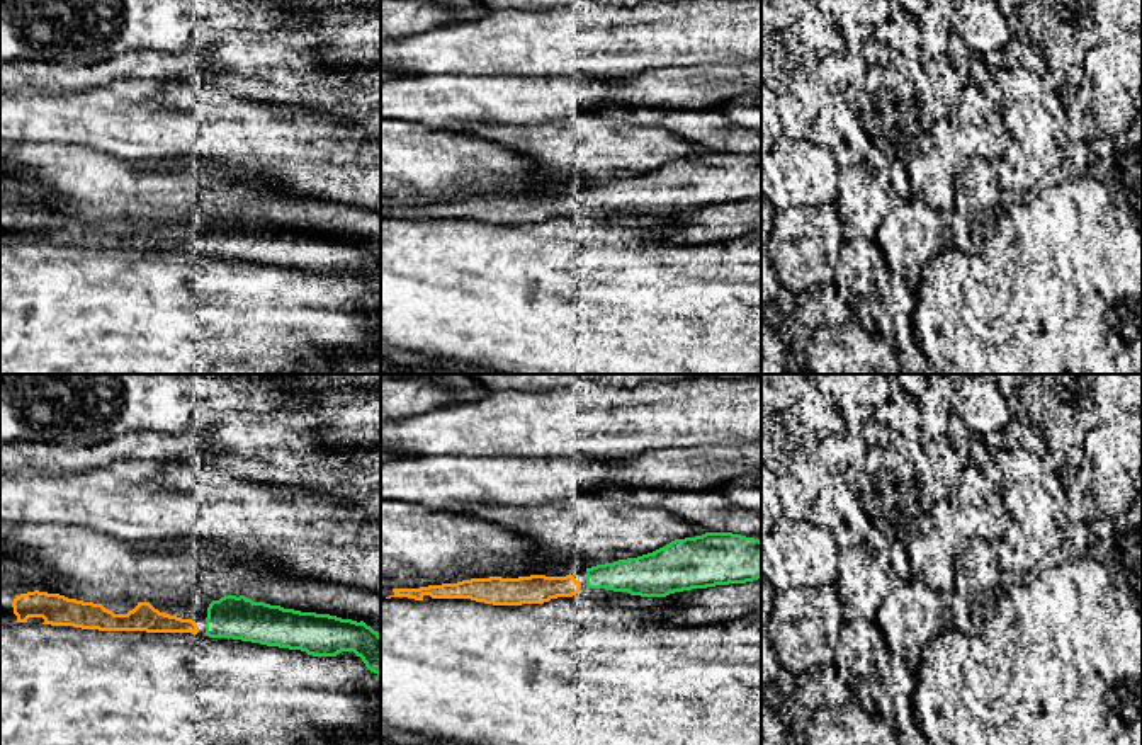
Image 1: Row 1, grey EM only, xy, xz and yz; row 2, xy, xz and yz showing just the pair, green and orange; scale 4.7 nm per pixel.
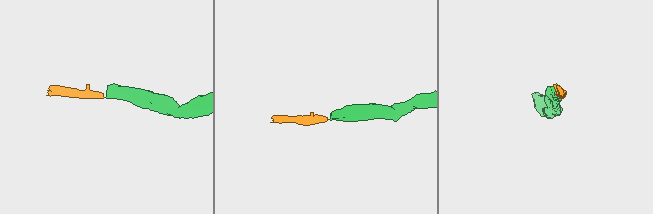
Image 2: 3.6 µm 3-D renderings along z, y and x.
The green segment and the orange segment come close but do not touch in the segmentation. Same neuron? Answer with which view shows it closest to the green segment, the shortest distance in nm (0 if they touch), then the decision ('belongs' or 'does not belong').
view xz; gap 30 nm; belongs

